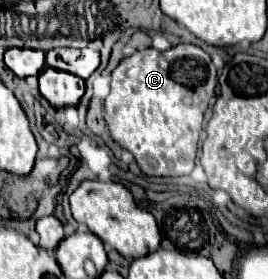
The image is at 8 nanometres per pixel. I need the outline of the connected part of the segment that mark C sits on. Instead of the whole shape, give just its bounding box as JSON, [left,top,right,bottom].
[104,44,216,176]

